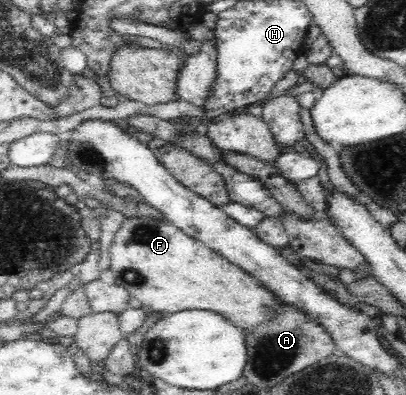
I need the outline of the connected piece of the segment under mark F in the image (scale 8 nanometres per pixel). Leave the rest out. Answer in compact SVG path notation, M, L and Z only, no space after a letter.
M126 217L113 237L109 256L109 269L116 275L115 284L126 288L133 298L139 299L144 311L165 311L169 314L188 310L212 311L225 316L244 333L271 318L282 303L254 276L226 261L226 258L216 254L215 251L202 245L202 242L186 235L186 232L166 220Z

